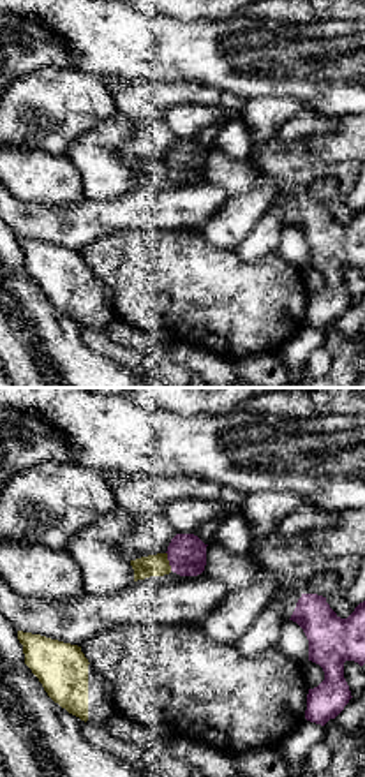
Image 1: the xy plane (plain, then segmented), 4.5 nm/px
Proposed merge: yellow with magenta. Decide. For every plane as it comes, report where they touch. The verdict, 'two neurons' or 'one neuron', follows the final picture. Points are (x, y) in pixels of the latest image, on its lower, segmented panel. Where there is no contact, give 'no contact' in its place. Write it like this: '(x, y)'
(168, 561)

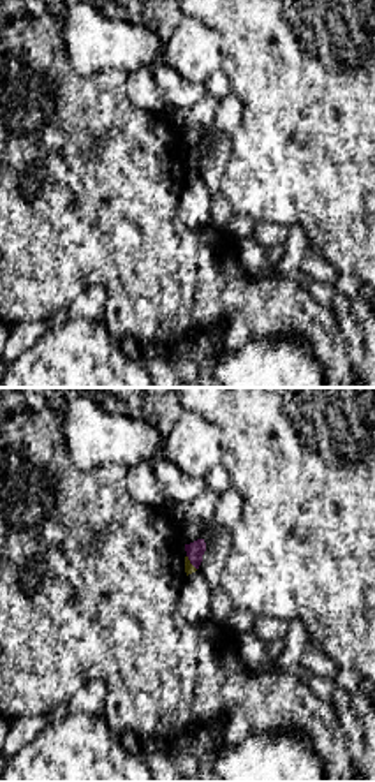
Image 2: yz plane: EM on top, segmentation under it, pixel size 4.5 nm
(189, 562)

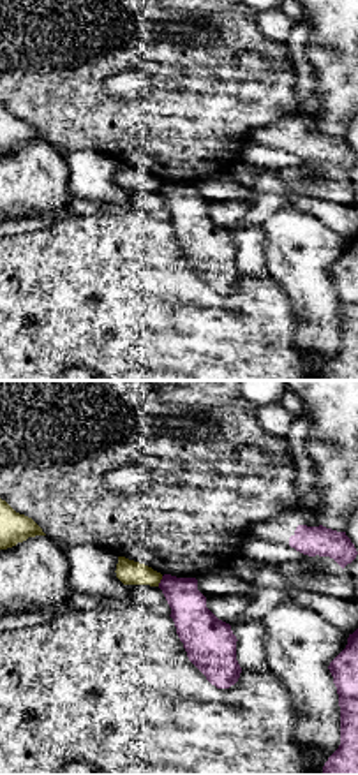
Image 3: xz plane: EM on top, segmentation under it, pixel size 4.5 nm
(159, 582)

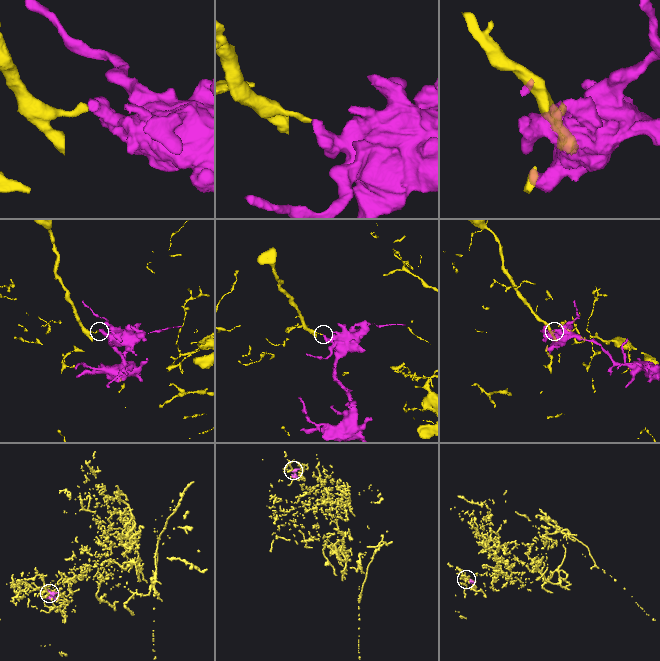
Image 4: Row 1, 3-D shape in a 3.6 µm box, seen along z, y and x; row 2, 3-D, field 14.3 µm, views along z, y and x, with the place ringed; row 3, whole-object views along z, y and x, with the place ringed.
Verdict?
two neurons

